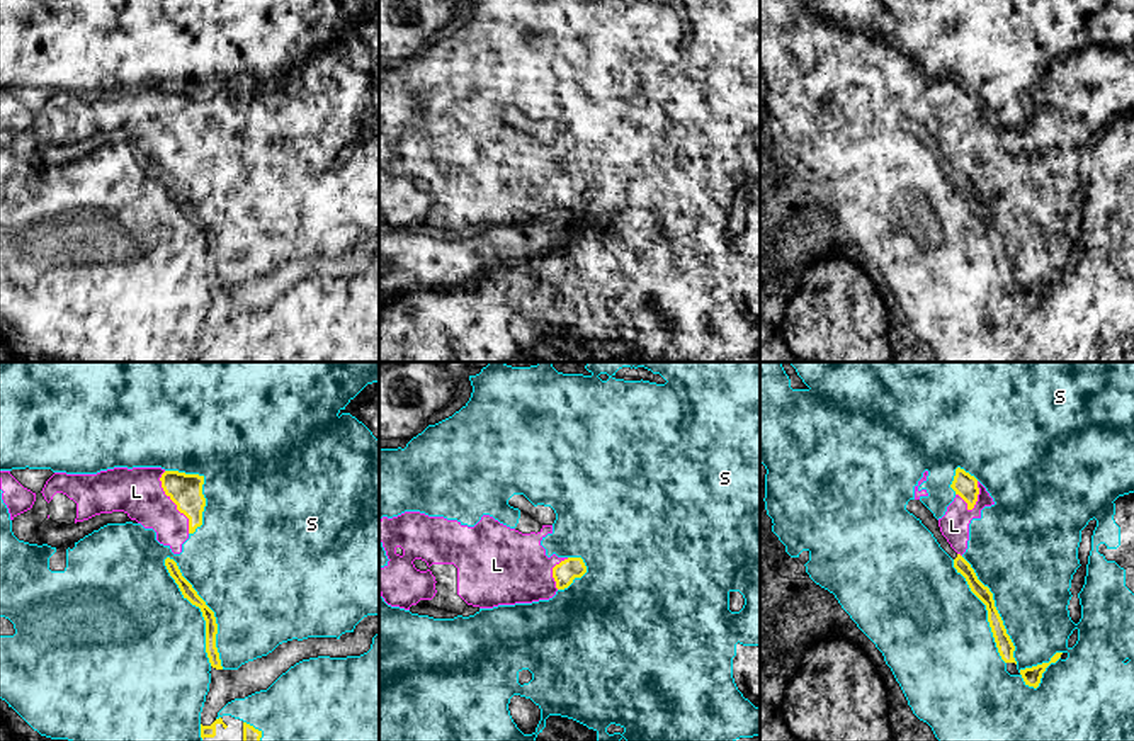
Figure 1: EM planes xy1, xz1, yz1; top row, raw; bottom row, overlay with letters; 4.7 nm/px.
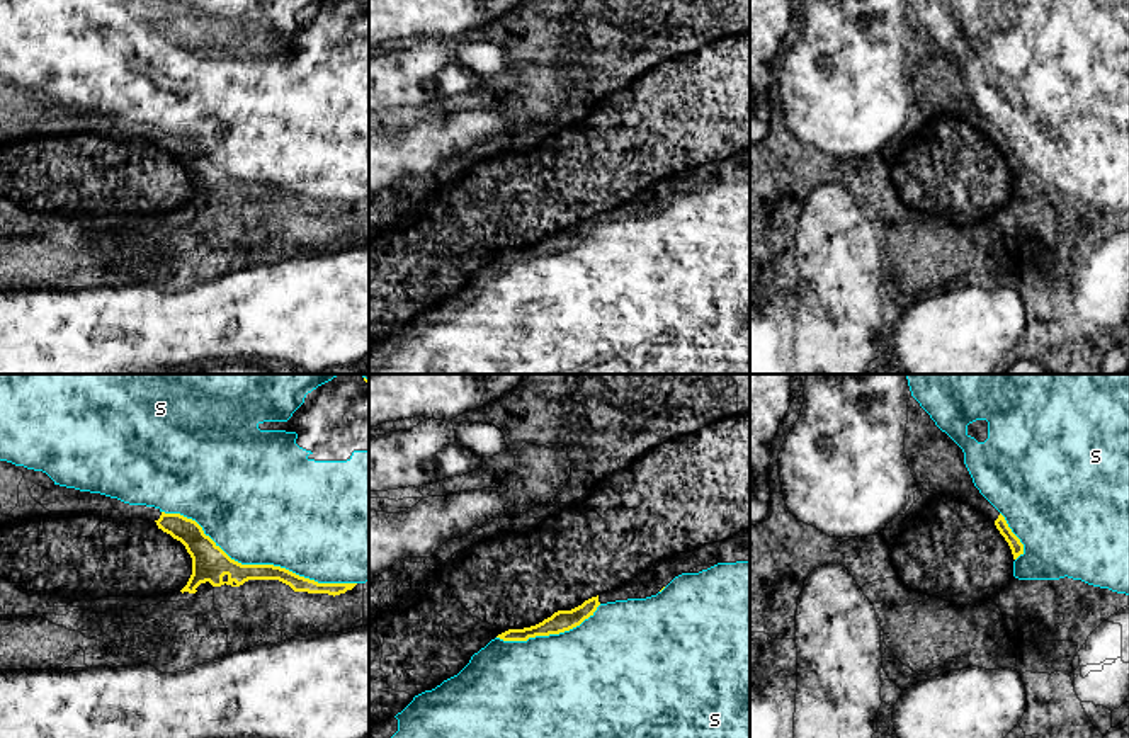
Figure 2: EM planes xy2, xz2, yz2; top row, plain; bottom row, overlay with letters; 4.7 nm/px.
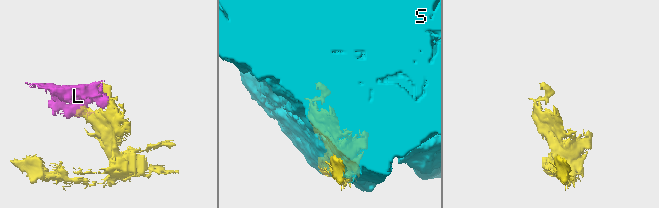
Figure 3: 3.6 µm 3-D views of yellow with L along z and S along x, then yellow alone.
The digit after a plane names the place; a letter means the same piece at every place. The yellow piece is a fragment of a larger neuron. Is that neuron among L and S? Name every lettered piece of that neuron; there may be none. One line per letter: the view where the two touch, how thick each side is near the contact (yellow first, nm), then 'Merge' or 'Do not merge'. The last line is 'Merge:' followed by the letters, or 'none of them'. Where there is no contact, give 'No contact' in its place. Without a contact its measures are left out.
L: Touches yellow in xy1. Thickness 160 nm (yellow) against 220 nm. Do not merge
S: Touches yellow in xy1. Thickness 60 nm (yellow) against 500 nm. Do not merge
Merge: none of them

